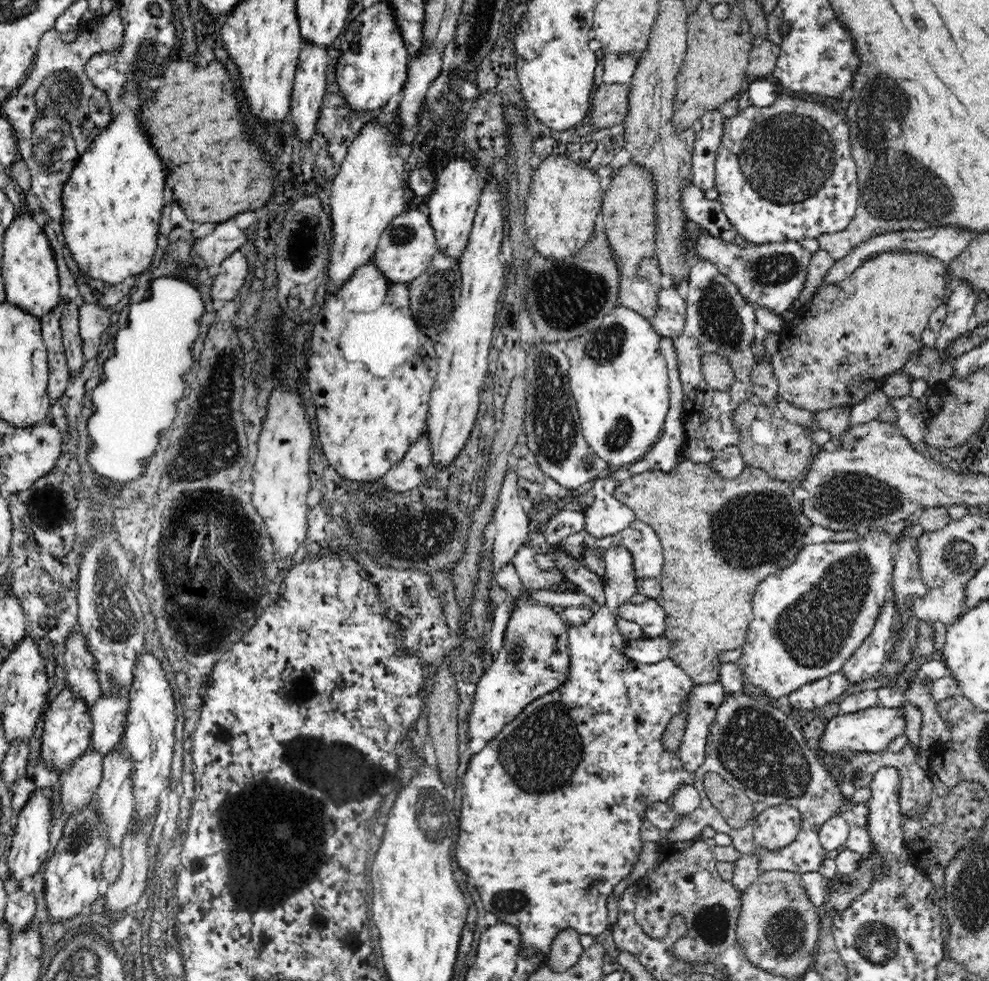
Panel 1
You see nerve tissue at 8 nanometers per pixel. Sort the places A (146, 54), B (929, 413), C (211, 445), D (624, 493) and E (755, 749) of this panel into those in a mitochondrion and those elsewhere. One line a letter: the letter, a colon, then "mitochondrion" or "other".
A: mitochondrion
B: other
C: mitochondrion
D: other
E: mitochondrion

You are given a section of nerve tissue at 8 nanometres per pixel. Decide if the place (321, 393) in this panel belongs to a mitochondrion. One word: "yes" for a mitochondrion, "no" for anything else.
no

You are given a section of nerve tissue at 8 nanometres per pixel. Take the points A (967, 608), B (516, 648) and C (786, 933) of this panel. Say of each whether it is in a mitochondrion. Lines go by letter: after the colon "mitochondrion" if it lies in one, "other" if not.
A: other
B: mitochondrion
C: mitochondrion

